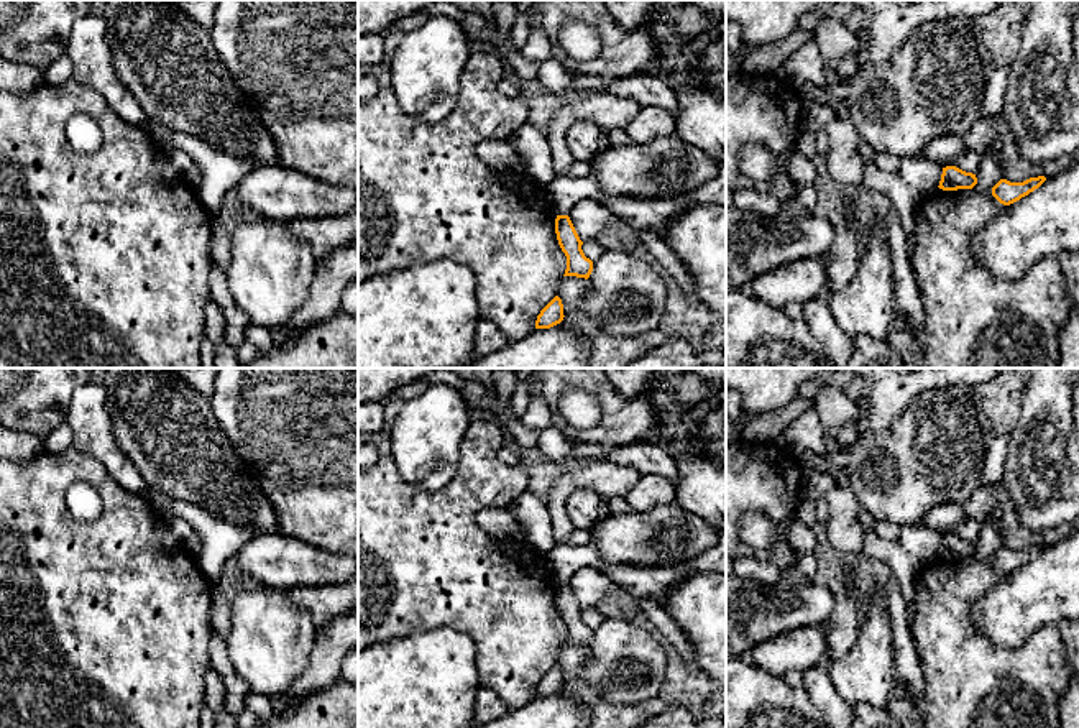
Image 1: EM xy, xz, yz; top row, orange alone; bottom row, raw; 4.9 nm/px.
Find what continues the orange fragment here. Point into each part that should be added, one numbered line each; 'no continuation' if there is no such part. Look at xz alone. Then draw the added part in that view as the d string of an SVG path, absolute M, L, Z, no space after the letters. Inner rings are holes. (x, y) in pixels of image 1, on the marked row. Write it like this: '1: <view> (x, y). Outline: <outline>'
no continuation

